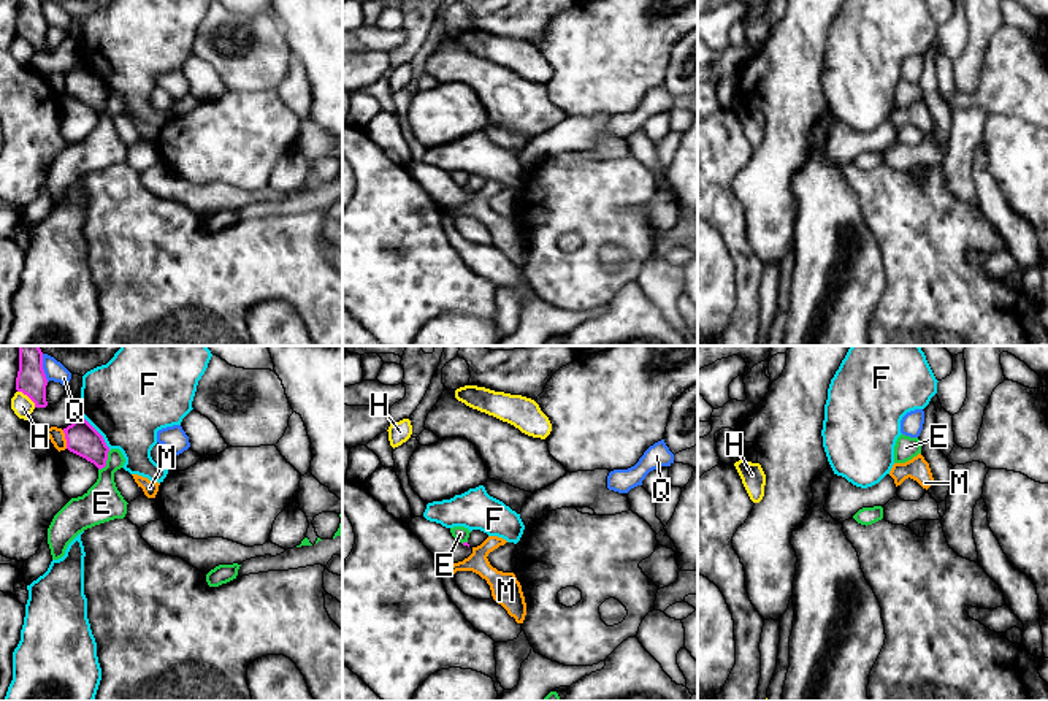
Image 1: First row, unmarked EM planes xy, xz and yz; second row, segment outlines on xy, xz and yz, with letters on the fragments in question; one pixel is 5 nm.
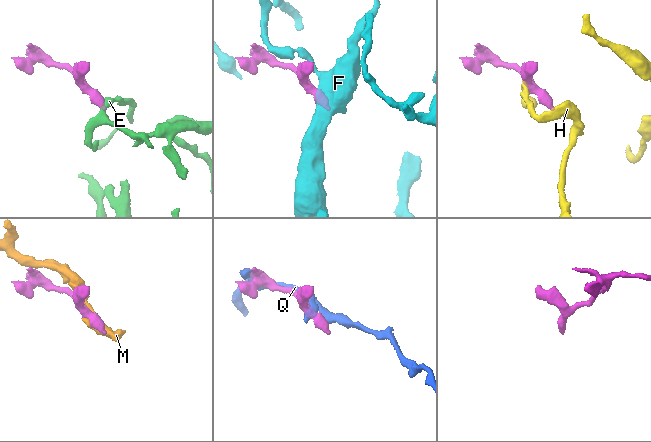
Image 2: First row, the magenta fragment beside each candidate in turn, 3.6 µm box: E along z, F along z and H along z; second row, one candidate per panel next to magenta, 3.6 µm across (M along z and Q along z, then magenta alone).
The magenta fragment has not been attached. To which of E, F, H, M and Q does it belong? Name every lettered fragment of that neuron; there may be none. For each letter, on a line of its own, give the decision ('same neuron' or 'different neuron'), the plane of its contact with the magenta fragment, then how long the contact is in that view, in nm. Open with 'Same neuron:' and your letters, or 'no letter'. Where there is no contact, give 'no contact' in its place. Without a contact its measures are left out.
Same neuron: no letter
E: different neuron | xy | 120 nm
F: different neuron | xy | 240 nm
H: different neuron | xy | 130 nm
M: different neuron | xy | 100 nm
Q: different neuron | xy | 150 nm

